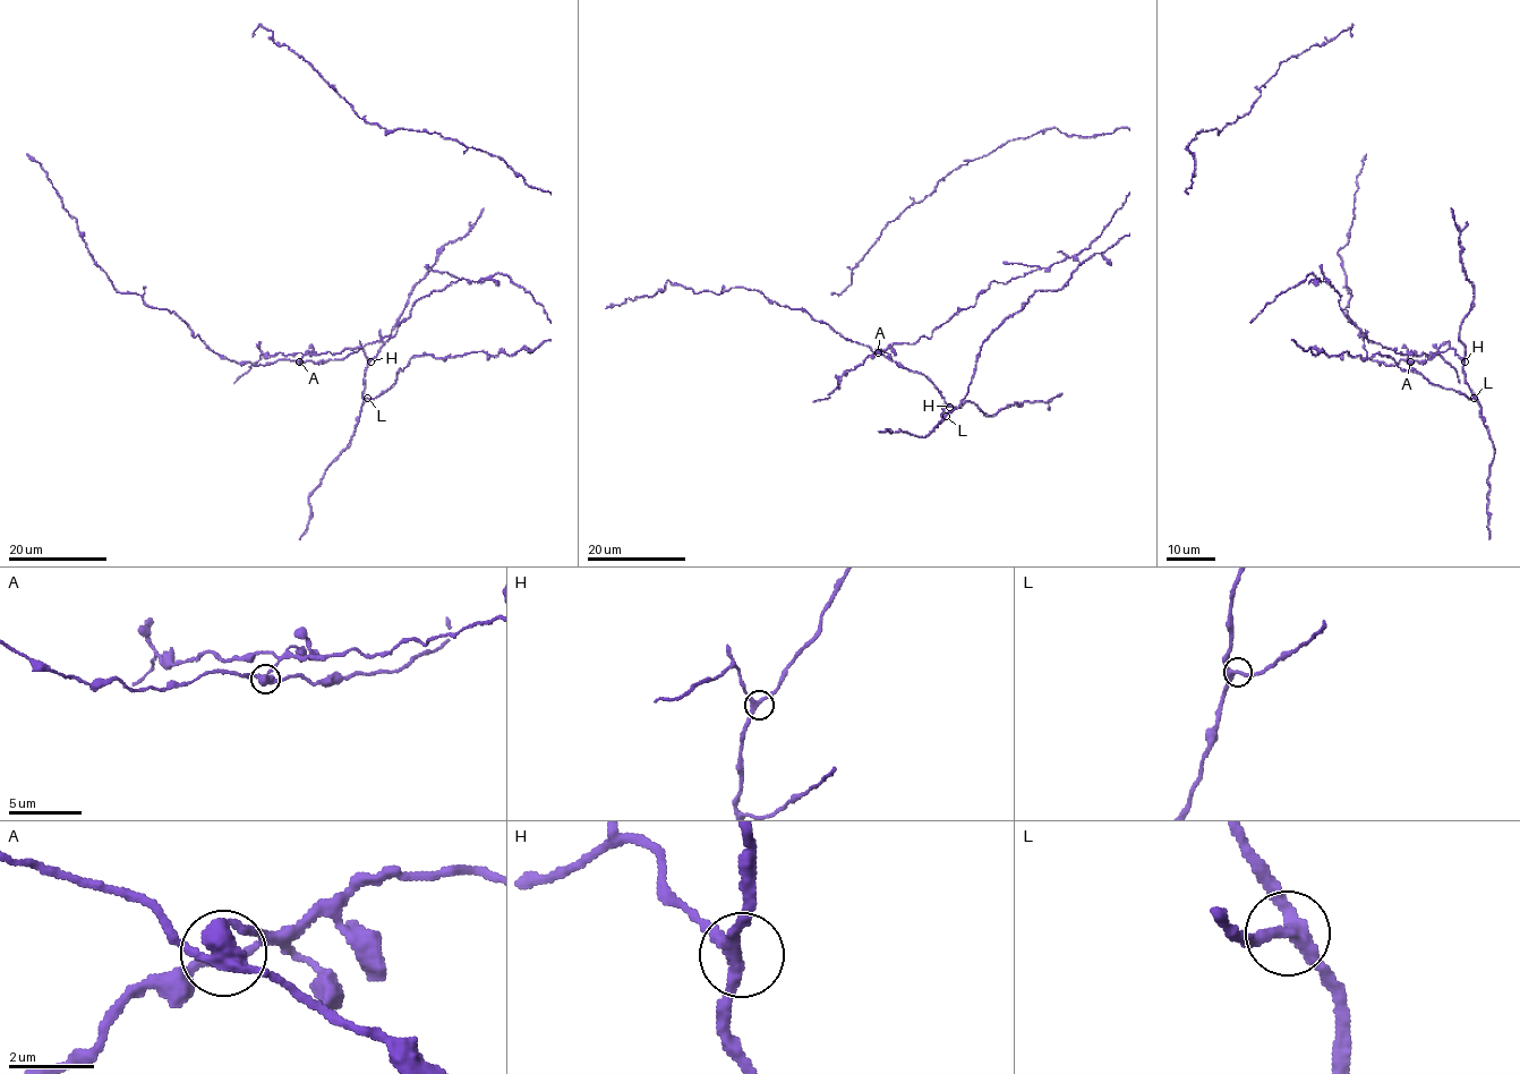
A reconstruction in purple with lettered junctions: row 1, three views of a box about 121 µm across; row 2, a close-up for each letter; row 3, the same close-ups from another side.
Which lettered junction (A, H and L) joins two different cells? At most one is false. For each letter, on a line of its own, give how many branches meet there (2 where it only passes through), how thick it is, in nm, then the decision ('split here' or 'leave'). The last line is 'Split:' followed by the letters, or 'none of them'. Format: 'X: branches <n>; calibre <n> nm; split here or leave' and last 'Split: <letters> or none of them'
A: branches 3; calibre 400 nm; split here
H: branches 3; calibre 280 nm; leave
L: branches 3; calibre 300 nm; leave
Split: A

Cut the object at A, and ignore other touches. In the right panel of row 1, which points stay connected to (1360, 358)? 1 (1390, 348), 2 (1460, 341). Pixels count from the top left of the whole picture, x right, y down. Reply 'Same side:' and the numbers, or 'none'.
Same side: 2

